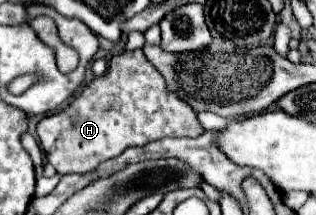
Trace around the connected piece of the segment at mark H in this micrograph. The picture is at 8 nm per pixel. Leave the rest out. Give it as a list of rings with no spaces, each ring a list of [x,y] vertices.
[[[142,50],[112,56],[110,68],[104,76],[88,82],[80,96],[62,112],[46,116],[38,122],[38,138],[42,150],[46,154],[46,160],[56,168],[58,174],[86,174],[92,172],[100,162],[116,158],[130,146],[144,146],[160,138],[196,138],[202,132],[204,128],[196,120],[192,106],[182,102],[178,94],[172,94],[172,90],[168,90],[162,74],[150,62],[146,62]]]

